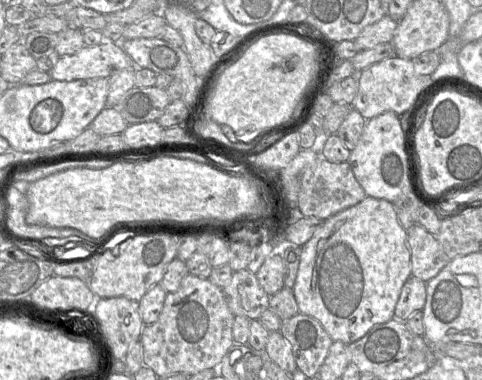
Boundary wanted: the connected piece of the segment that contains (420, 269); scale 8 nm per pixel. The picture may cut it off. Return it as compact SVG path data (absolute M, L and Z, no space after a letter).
M419 223L407 229L407 244L410 249L411 274L427 282L447 264L448 259L435 235Z

